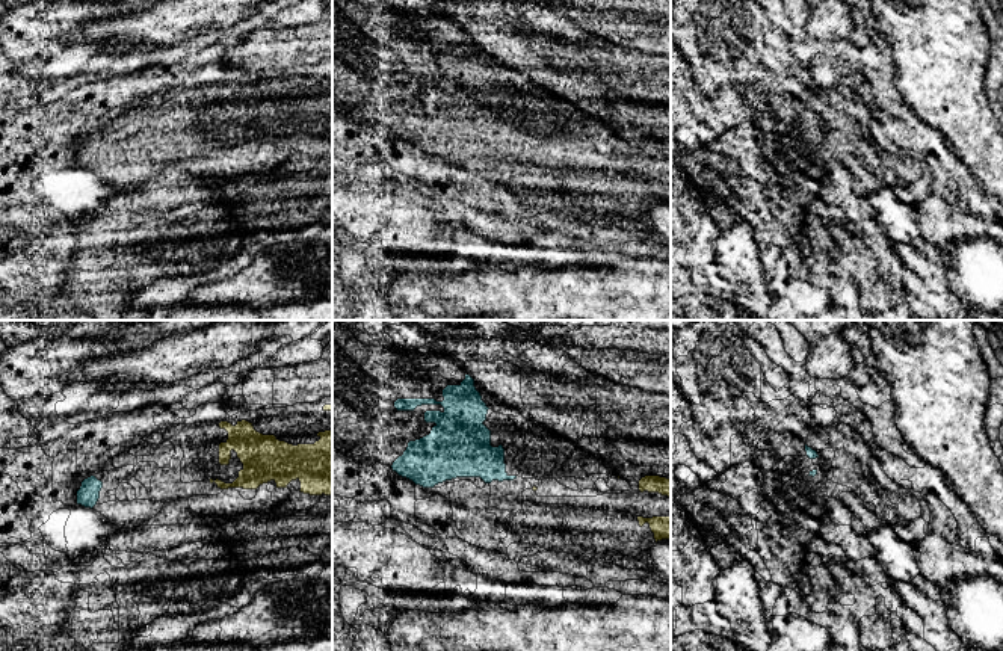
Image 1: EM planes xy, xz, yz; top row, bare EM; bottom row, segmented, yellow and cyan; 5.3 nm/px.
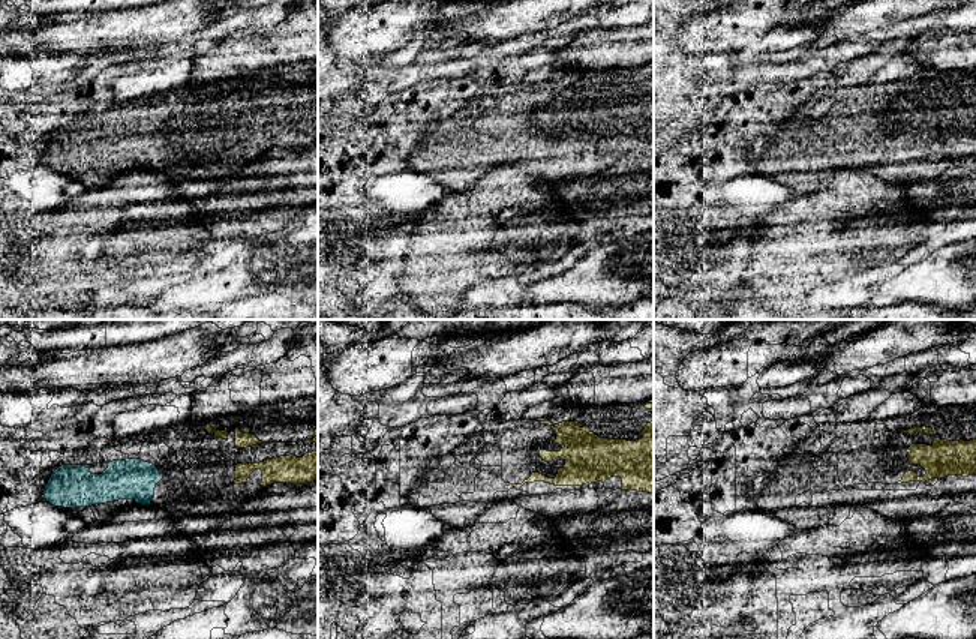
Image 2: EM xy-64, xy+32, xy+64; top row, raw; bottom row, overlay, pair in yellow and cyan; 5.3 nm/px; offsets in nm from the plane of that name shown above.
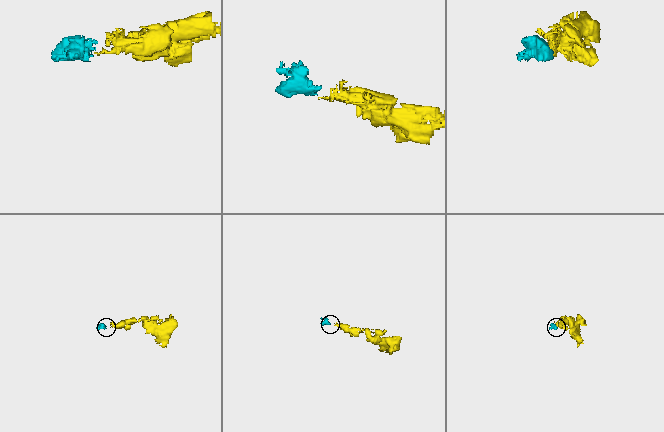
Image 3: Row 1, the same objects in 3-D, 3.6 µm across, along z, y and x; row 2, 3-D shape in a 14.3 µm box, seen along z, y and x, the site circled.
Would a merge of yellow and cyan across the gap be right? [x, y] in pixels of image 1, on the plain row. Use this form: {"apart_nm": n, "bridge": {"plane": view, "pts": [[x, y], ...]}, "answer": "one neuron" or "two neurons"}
{"apart_nm": 100, "bridge": {"plane": "xz", "pts": [[532, 150], [515, 139]]}, "answer": "one neuron"}

